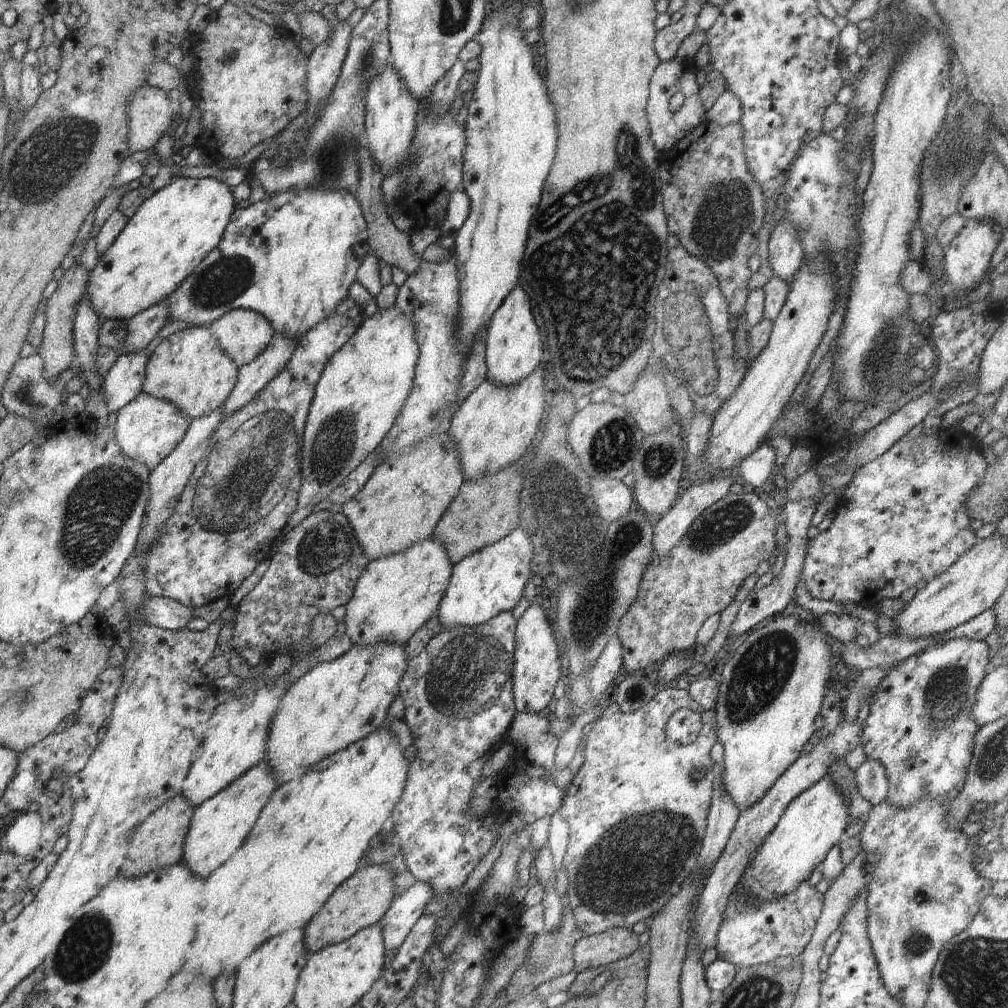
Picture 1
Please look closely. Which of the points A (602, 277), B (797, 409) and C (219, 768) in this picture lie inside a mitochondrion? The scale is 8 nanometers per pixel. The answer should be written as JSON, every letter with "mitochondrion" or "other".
{"A":"mitochondrion","B":"other","C":"other"}

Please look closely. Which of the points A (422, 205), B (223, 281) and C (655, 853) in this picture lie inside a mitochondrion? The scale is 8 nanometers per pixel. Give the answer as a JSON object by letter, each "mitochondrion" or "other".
{"A":"other","B":"mitochondrion","C":"mitochondrion"}

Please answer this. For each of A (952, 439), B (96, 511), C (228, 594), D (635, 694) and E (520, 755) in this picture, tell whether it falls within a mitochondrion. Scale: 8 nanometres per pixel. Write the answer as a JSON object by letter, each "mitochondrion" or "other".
{"A":"other","B":"mitochondrion","C":"other","D":"other","E":"other"}

